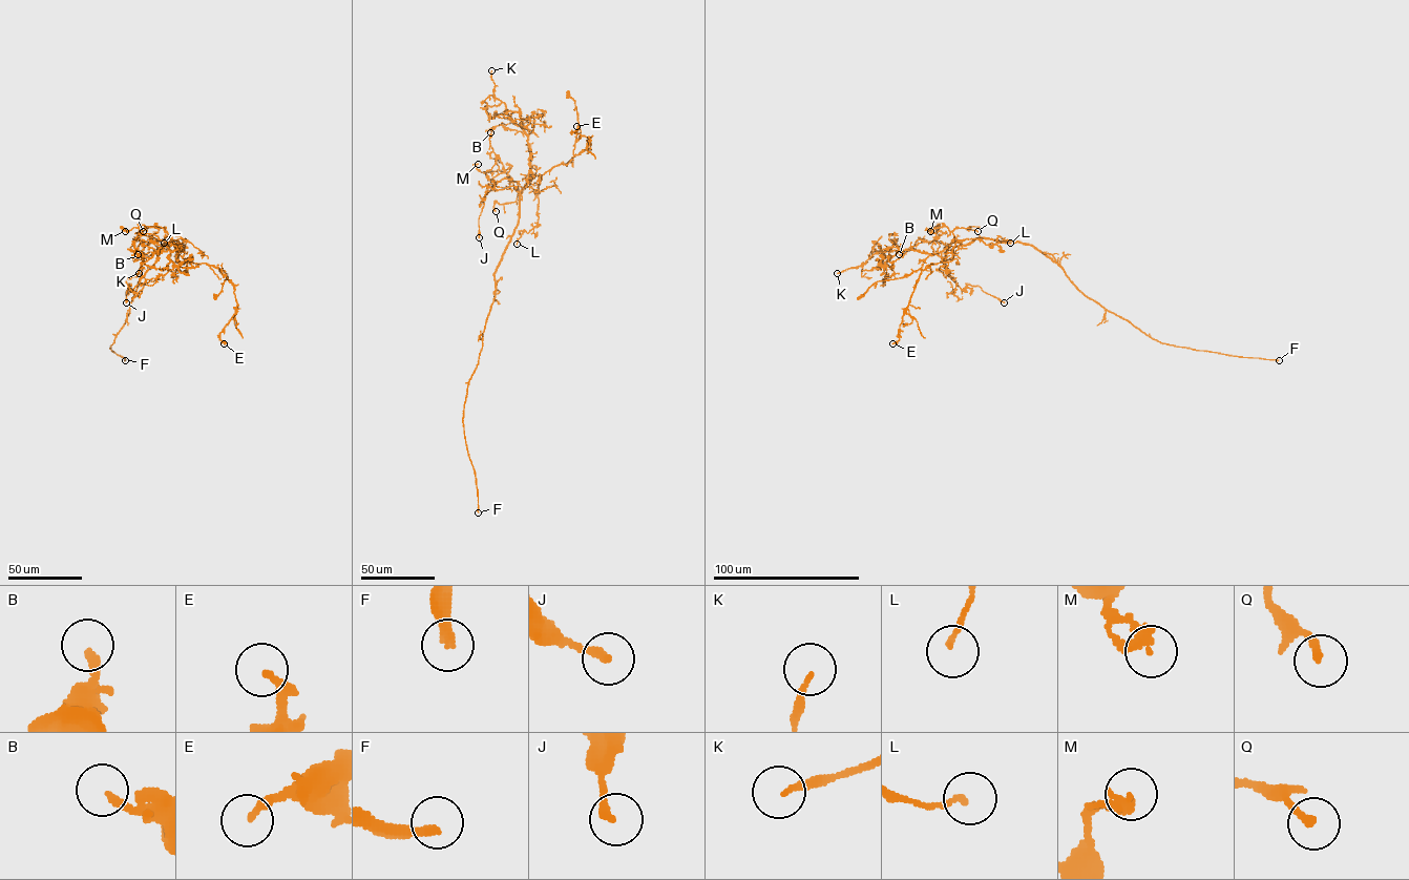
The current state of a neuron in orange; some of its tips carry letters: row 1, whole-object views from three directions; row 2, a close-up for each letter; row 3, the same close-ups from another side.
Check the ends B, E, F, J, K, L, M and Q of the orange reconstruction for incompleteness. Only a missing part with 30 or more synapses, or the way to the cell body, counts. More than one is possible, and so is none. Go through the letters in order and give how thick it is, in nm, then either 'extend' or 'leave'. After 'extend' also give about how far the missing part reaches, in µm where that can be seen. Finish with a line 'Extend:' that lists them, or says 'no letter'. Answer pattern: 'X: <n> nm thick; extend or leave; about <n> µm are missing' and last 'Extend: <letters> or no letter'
B: 240 nm thick; leave
E: 240 nm thick; leave
F: 300 nm thick; extend; about 80 µm are missing
J: 240 nm thick; leave
K: 150 nm thick; leave
L: 140 nm thick; leave
M: 240 nm thick; leave
Q: 220 nm thick; leave
Extend: F

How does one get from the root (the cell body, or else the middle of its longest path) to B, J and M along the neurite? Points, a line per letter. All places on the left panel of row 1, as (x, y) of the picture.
B: (142, 256), (149, 243), (169, 243), (163, 228), (154, 227), (159, 231), (149, 242), (140, 239), (138, 254)
J: (142, 256), (149, 243), (166, 238), (166, 245), (156, 250), (155, 264), (132, 290), (128, 286), (126, 302)
M: (142, 256), (149, 243), (166, 238), (167, 245), (170, 236), (158, 226), (140, 225), (125, 231)

